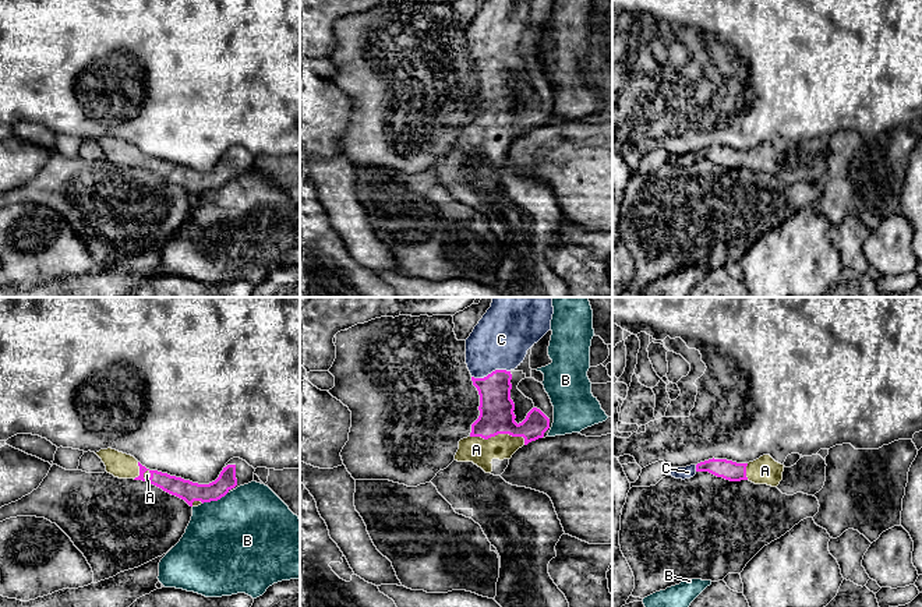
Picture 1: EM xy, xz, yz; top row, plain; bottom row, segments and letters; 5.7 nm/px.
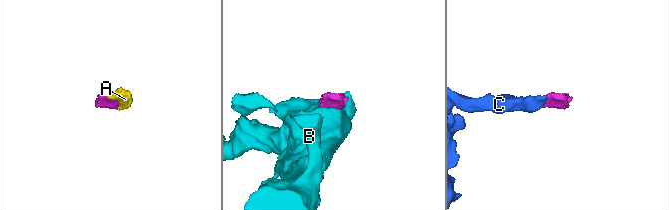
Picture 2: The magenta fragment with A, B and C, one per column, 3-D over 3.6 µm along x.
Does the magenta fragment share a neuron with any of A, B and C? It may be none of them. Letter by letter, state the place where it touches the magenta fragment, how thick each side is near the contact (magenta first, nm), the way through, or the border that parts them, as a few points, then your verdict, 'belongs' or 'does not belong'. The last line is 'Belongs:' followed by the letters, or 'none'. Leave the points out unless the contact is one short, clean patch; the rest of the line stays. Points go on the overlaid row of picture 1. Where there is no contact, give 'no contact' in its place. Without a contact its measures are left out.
A: xz (500, 433) | 200/150 nm | belongs
B: xy (215, 500) | 120/500 nm | along xy (228, 491), (219, 498), (202, 504) | does not belong
C: xz (491, 373) | 190/320 nm | across xz (495, 408), (491, 373), (491, 350), (501, 339) | belongs
Belongs: A, C

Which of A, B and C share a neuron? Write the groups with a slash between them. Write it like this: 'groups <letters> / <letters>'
groups A C / B

